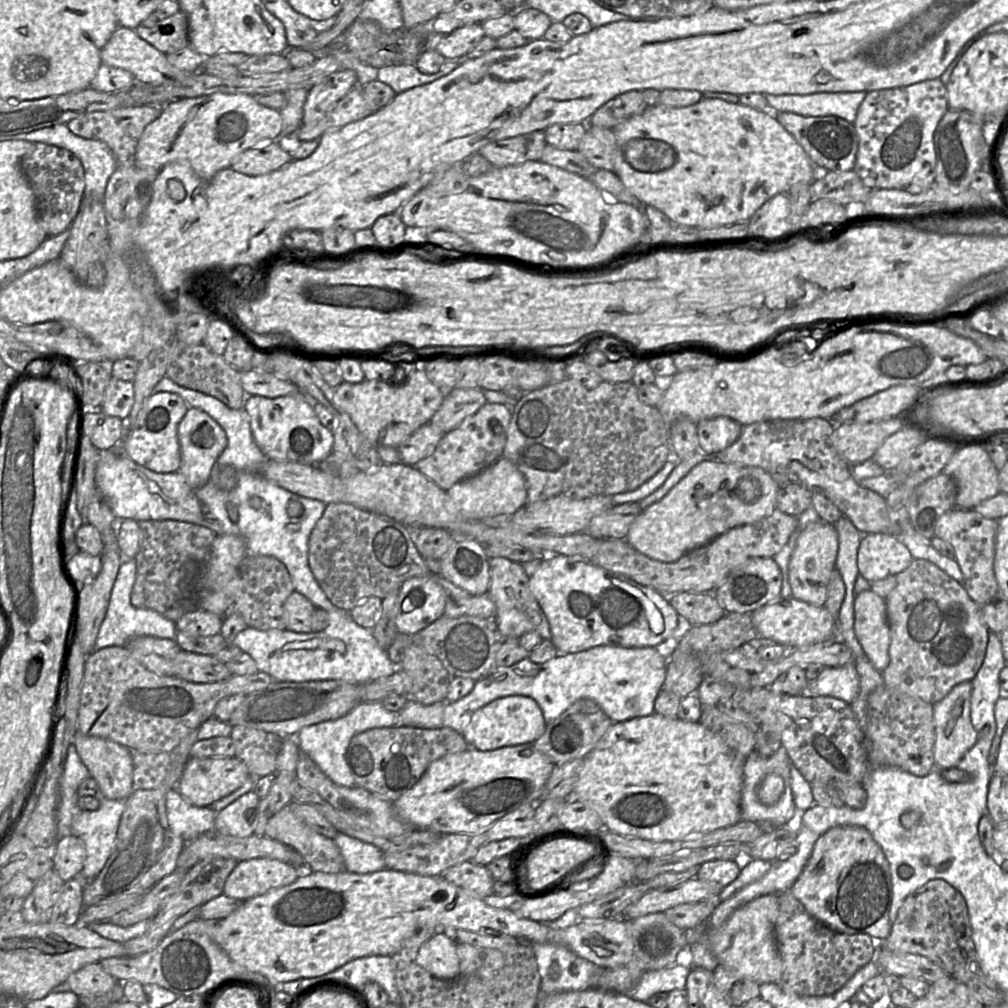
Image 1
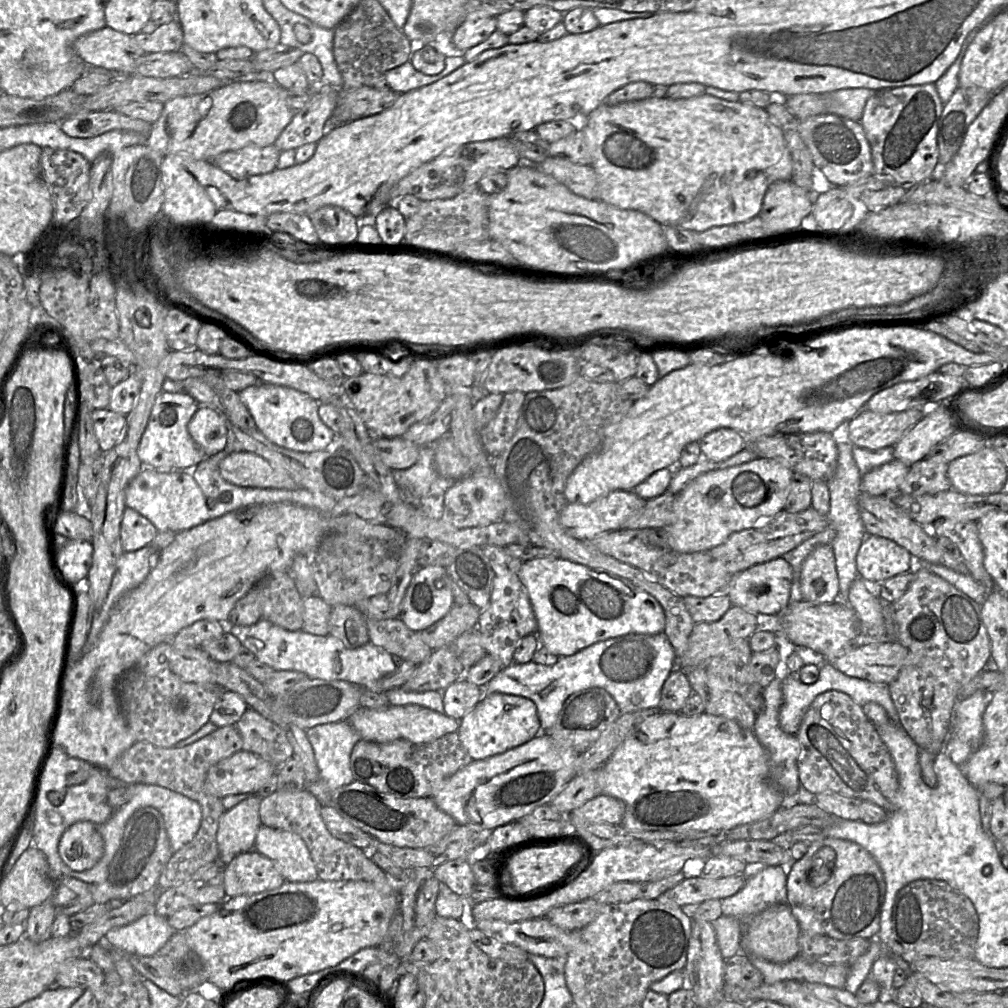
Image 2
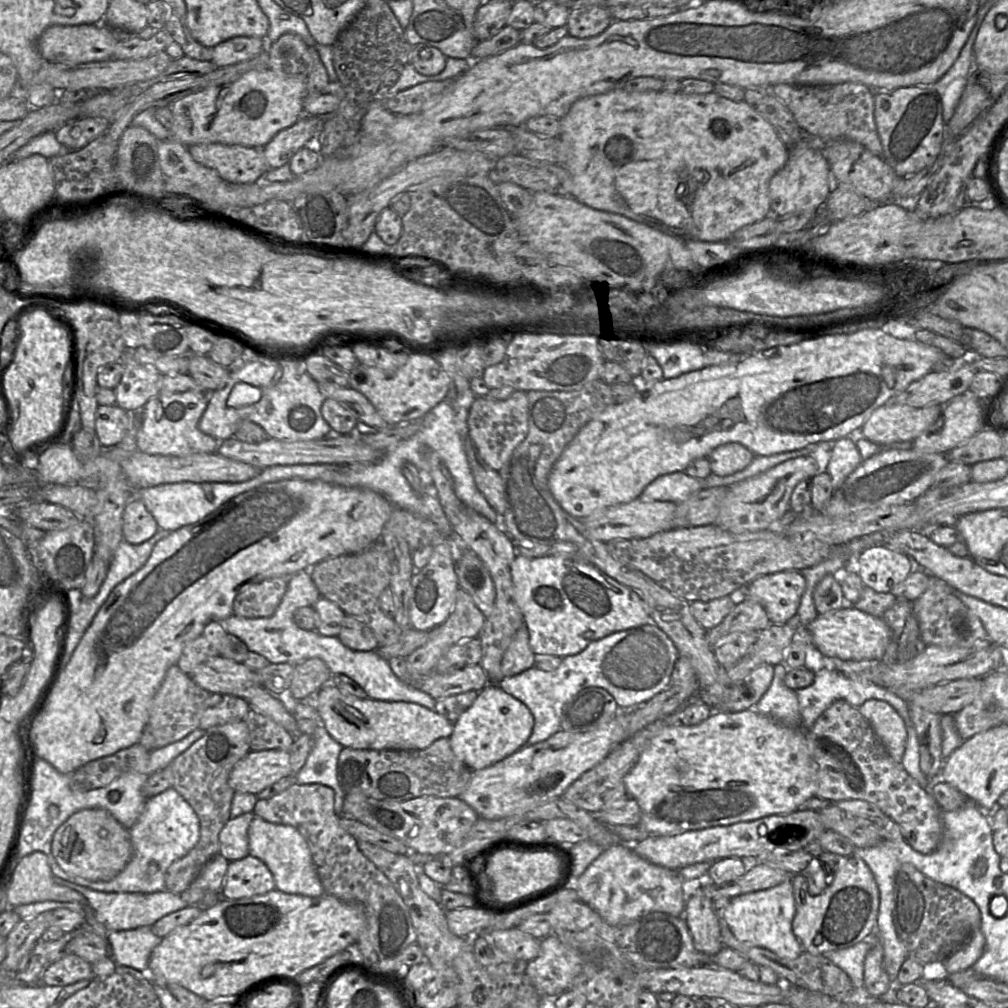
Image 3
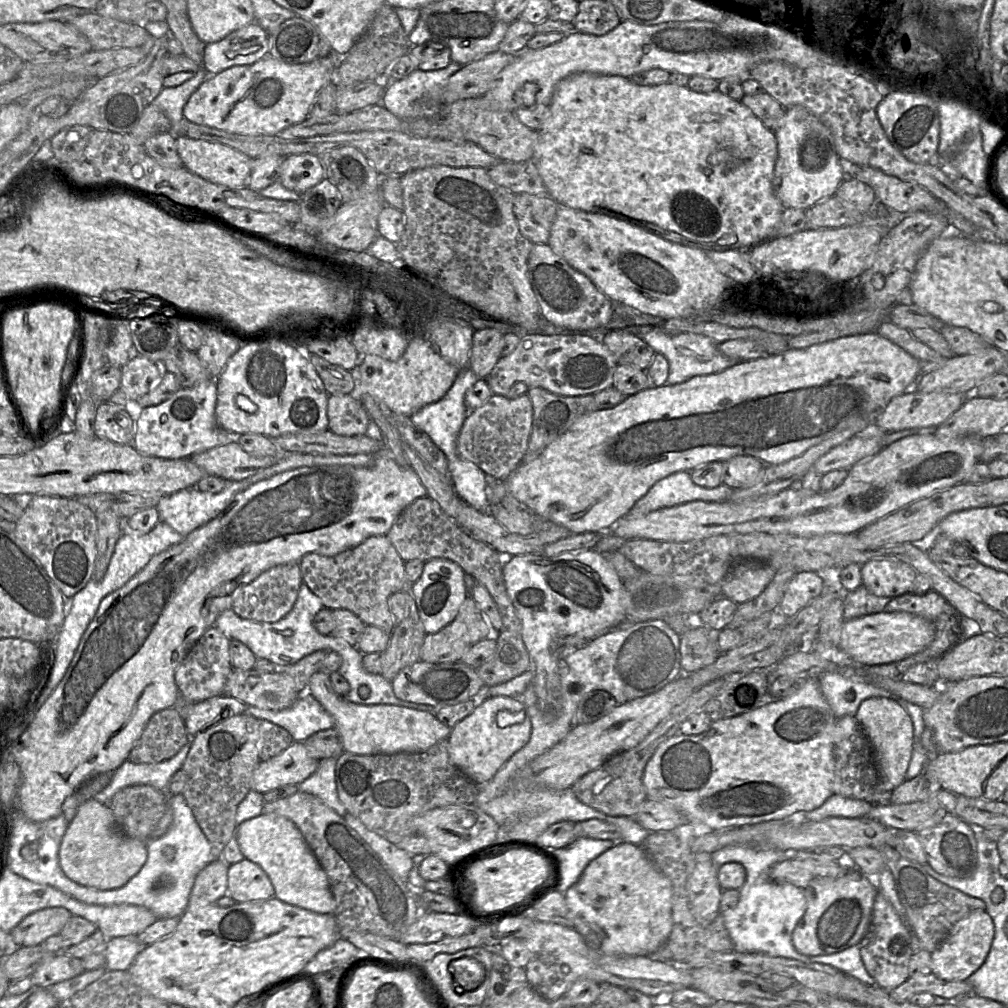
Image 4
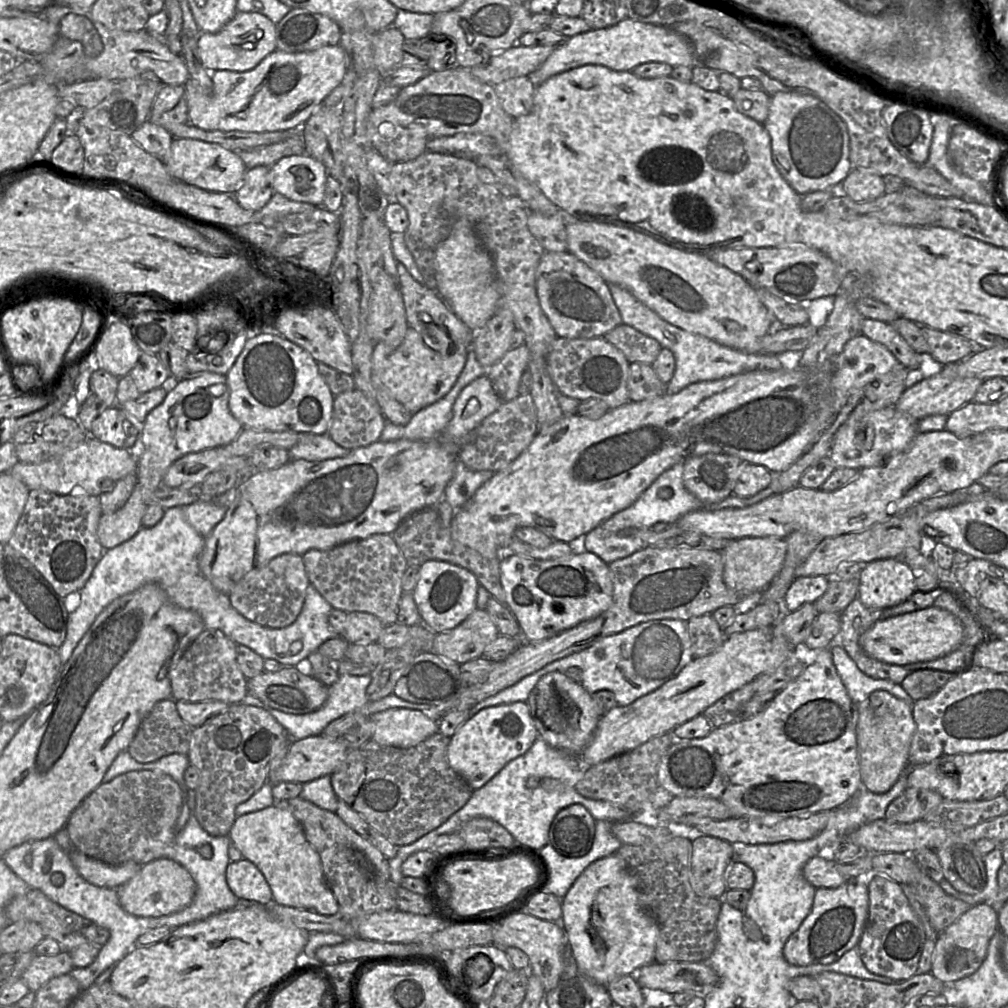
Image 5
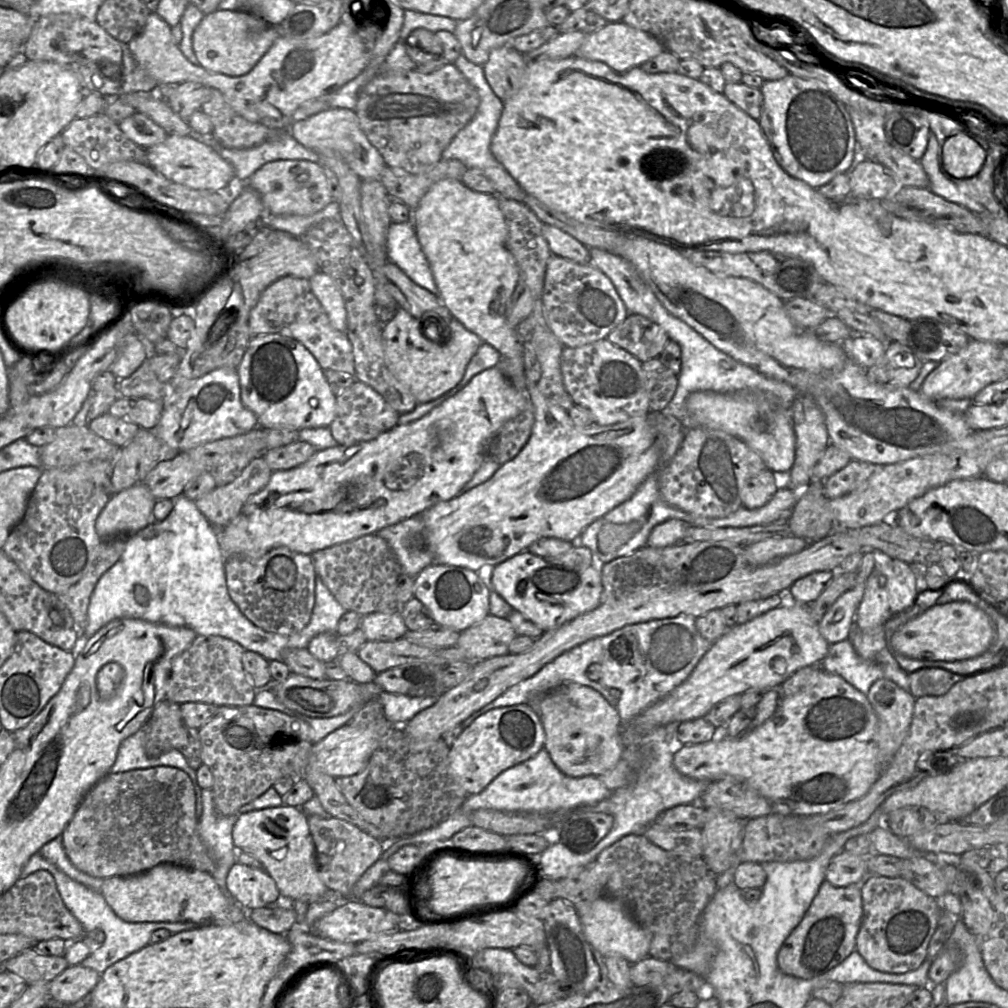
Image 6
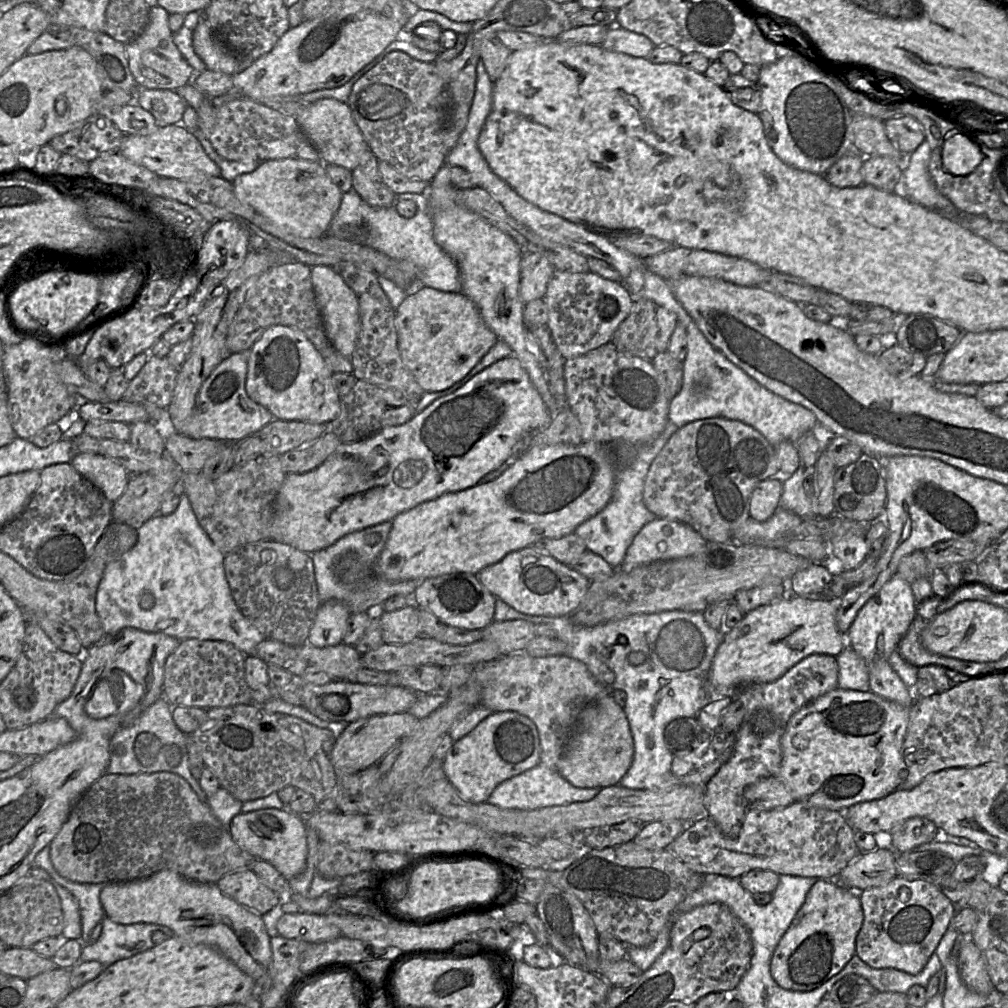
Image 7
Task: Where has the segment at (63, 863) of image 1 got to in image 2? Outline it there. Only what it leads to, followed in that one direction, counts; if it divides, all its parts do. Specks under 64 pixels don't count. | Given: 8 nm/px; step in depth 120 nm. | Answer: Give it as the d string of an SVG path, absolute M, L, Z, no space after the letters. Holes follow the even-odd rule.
M81 821L69 826L59 840L58 854L72 871L82 872L94 867L104 854L104 841L97 825Z

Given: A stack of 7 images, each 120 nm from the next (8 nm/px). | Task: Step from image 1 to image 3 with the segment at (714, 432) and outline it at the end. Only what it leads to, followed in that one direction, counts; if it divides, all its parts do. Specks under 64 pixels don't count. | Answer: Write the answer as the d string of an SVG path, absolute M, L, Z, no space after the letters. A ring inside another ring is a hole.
M726 443L715 448L708 460L711 472L717 476L727 476L745 469L754 454L739 443Z

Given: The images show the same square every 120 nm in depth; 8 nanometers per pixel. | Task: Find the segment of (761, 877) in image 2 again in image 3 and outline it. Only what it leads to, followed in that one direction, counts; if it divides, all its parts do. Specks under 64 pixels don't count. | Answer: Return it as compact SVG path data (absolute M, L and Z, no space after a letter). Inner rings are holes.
M787 879L772 888L735 896L730 900L722 919L739 942L768 949L781 958L796 959L804 949L792 930L795 913L792 882Z

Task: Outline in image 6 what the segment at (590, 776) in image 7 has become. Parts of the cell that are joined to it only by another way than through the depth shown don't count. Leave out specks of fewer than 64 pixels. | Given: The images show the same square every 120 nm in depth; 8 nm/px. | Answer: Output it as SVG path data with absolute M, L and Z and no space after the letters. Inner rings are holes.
M564 683L547 691L539 704L539 718L545 733L544 749L564 775L599 776L618 763L624 748L623 723L617 709L593 689Z

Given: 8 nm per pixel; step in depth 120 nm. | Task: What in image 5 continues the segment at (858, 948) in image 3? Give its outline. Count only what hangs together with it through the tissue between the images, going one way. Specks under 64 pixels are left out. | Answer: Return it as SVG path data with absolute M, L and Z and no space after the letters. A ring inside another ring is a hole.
M857 947L852 948L851 950L847 951L836 962L833 962L831 964L814 964L814 965L810 965L810 967L822 966L822 965L825 965L825 971L813 972L813 973L803 973L803 976L814 977L823 972L836 972L836 973L840 973L843 975L851 976L851 977L856 977L859 979L880 982L883 984L895 983L895 981L890 978L871 973L865 967L858 953Z

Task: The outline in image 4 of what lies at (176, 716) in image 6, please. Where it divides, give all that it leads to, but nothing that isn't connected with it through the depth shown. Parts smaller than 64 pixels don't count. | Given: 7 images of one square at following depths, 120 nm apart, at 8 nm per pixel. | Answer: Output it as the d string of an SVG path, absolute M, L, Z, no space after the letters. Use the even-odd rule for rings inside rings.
M176 707L155 713L135 743L128 760L153 764L175 756L190 741L190 735Z

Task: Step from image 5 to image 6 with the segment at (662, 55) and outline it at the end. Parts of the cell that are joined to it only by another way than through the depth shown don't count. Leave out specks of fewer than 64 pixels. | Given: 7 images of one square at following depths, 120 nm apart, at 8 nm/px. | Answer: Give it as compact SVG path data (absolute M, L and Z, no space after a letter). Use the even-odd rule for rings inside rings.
M623 21L608 22L604 27L587 35L575 55L606 63L617 72L625 72L656 57L664 51L662 43L651 34L636 29Z

